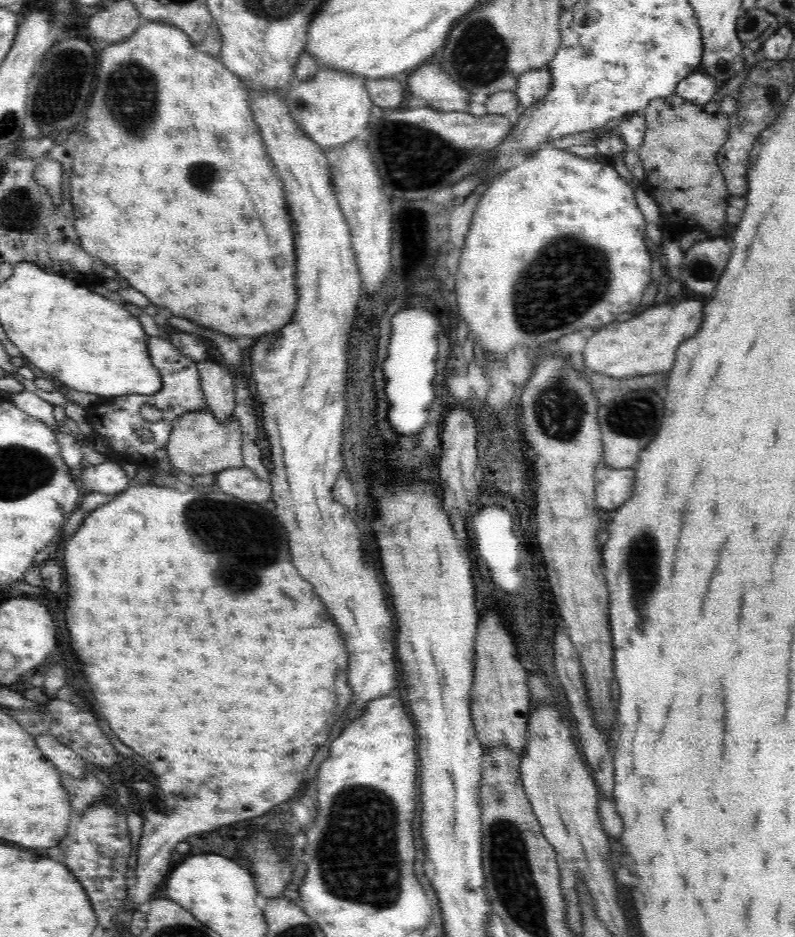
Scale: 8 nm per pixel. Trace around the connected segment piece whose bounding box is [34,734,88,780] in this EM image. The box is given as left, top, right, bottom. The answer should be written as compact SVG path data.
M40 734L34 740L40 751L50 758L59 772L78 780L84 780L88 769L87 762L82 760L82 757L78 756L71 748L60 744L59 740L49 734Z

